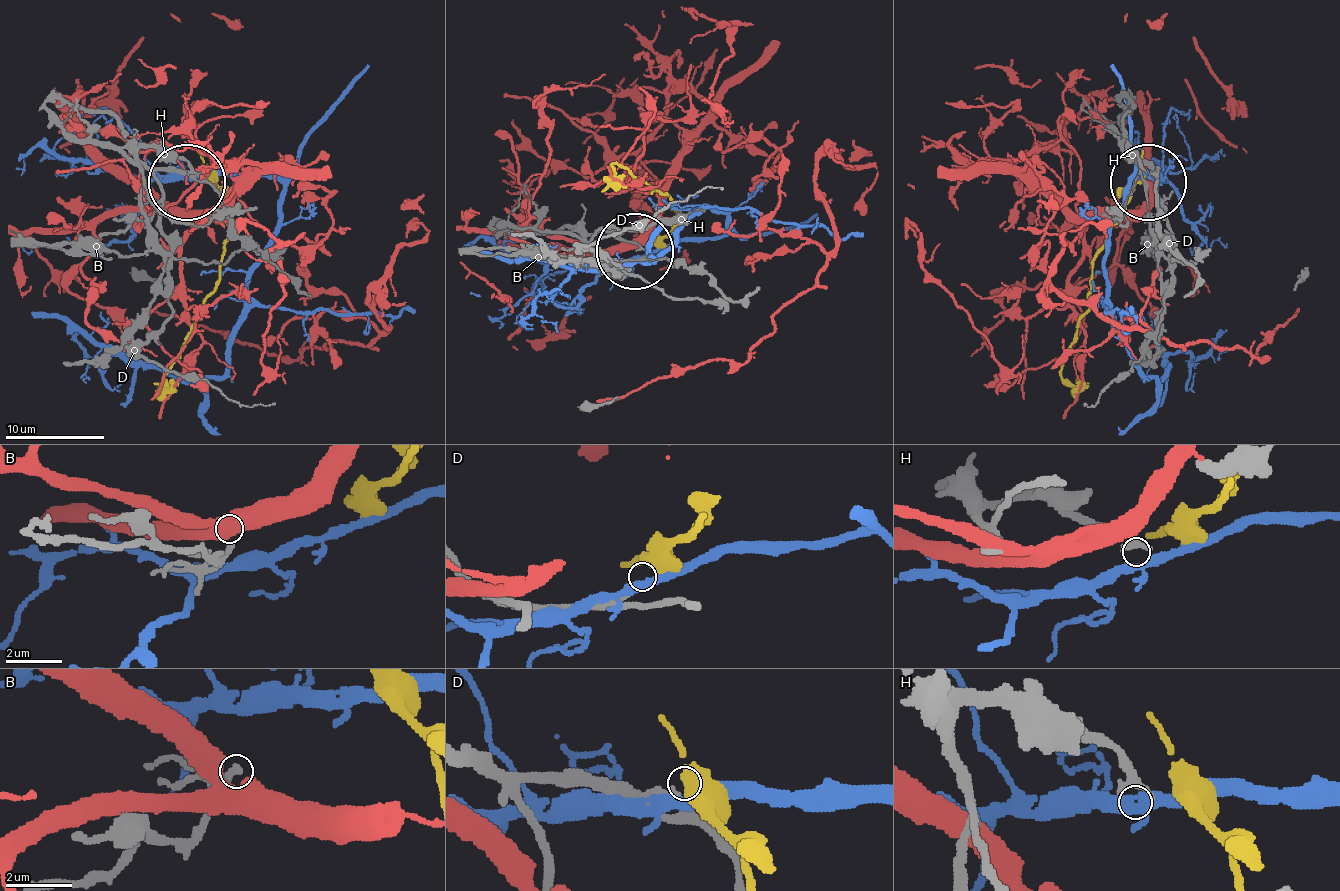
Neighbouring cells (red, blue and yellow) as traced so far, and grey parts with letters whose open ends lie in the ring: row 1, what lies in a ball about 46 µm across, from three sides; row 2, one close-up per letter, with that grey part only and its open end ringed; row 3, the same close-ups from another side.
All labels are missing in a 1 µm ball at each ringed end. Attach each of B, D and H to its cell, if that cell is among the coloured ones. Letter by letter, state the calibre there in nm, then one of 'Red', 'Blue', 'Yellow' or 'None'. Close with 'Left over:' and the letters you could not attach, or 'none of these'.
B: Thickness 220 nm. Red
D: Thickness 200 nm. Yellow
H: Thickness 260 nm. None
Left over: H

